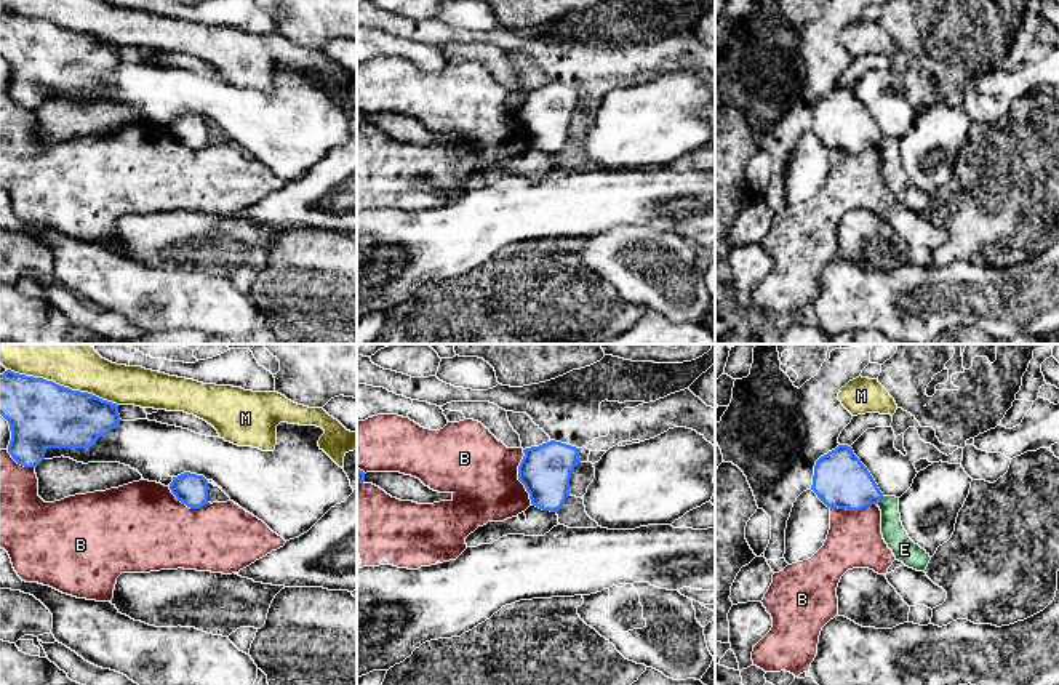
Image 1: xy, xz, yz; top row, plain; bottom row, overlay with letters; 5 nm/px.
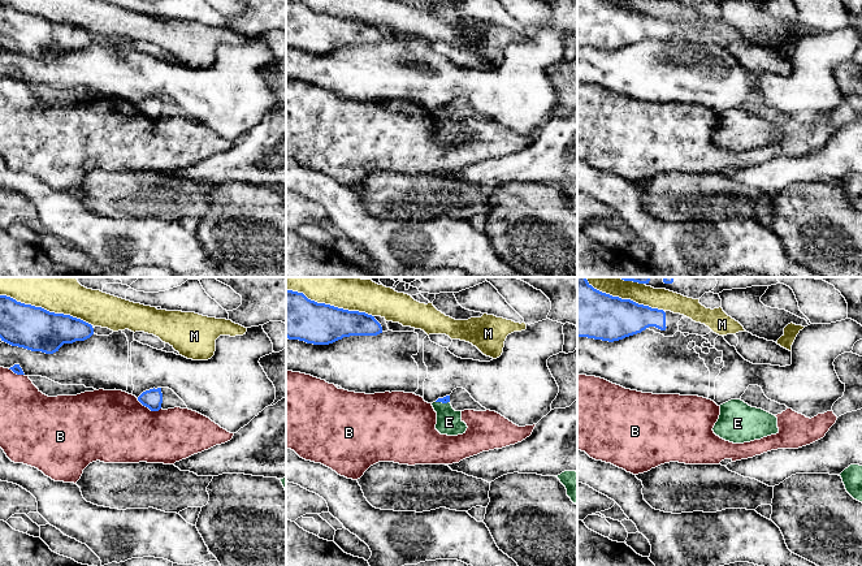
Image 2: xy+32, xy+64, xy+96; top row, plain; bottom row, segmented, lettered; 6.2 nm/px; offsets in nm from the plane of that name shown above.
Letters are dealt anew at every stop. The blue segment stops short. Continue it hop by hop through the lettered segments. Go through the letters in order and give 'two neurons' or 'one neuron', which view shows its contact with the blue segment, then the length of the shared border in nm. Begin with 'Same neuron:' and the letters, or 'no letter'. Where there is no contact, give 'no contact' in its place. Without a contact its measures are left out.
Same neuron: no letter
B: two neurons | xz | 280 nm
E: two neurons | yz | 60 nm
M: two neurons | xy | 600 nm

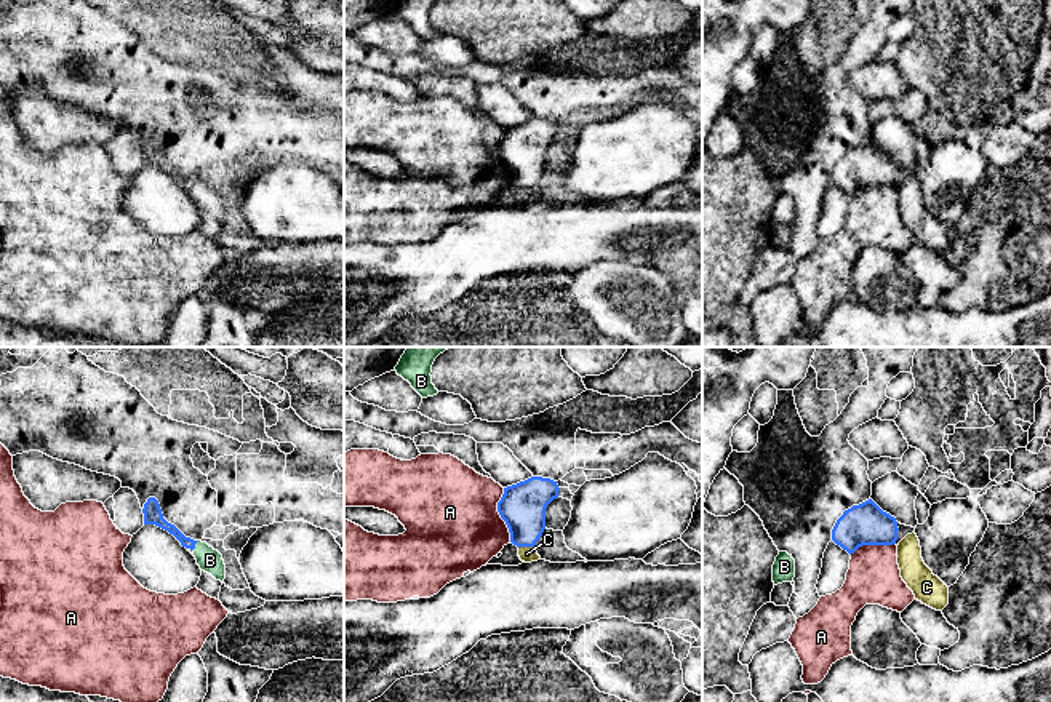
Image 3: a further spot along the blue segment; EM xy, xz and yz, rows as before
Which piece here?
Same neuron: B
A: two neurons | xz | 280 nm
B: one neuron | xy | 50 nm
C: two neurons | xz | 80 nm

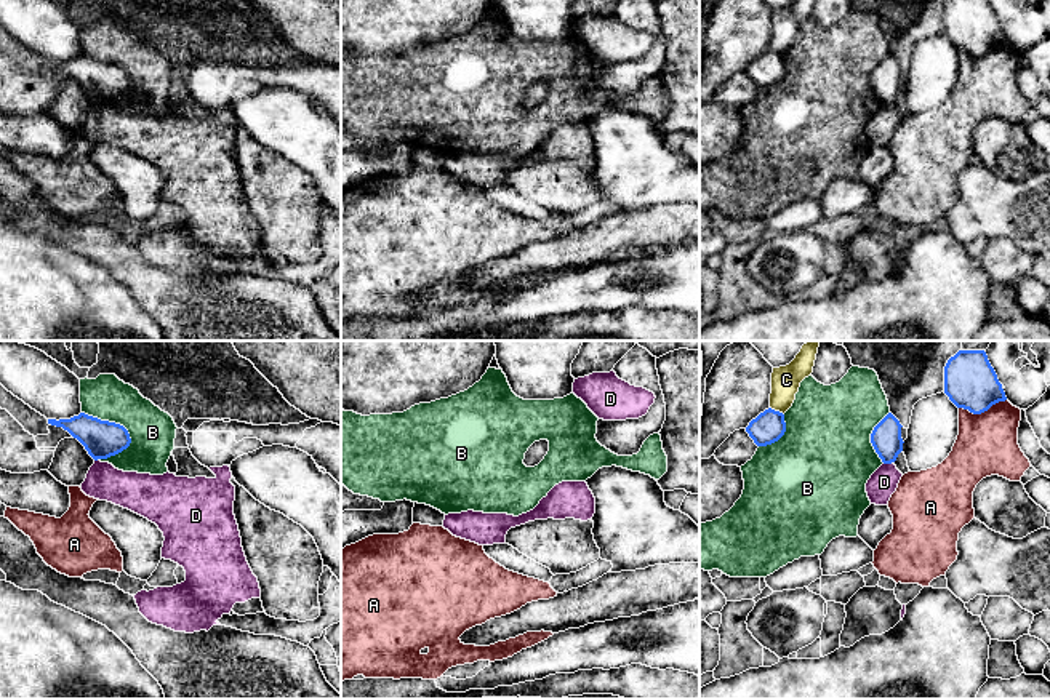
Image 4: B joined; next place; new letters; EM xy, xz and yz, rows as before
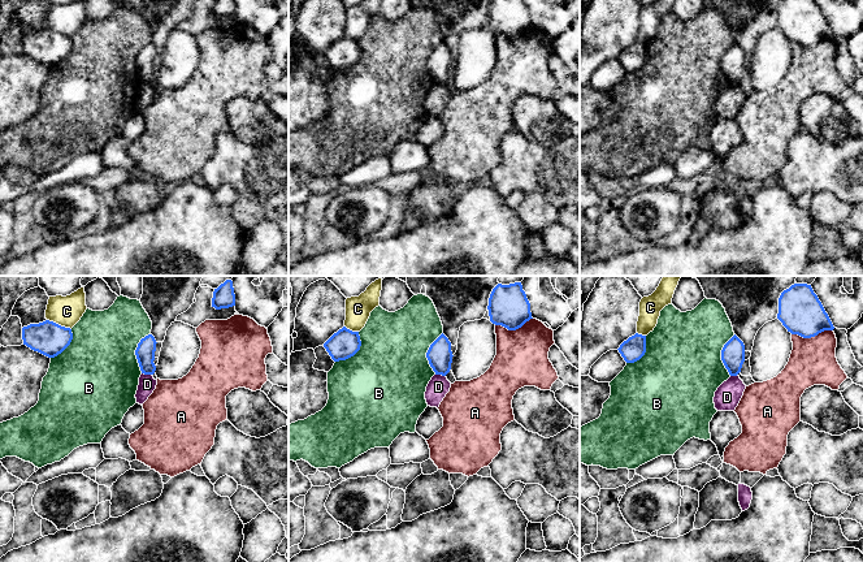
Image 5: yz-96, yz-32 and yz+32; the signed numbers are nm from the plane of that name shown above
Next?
Same neuron: no letter
A: two neurons | yz | 240 nm
B: two neurons | xy | 300 nm
C: two neurons | yz | 80 nm
D: two neurons | yz | 50 nm

